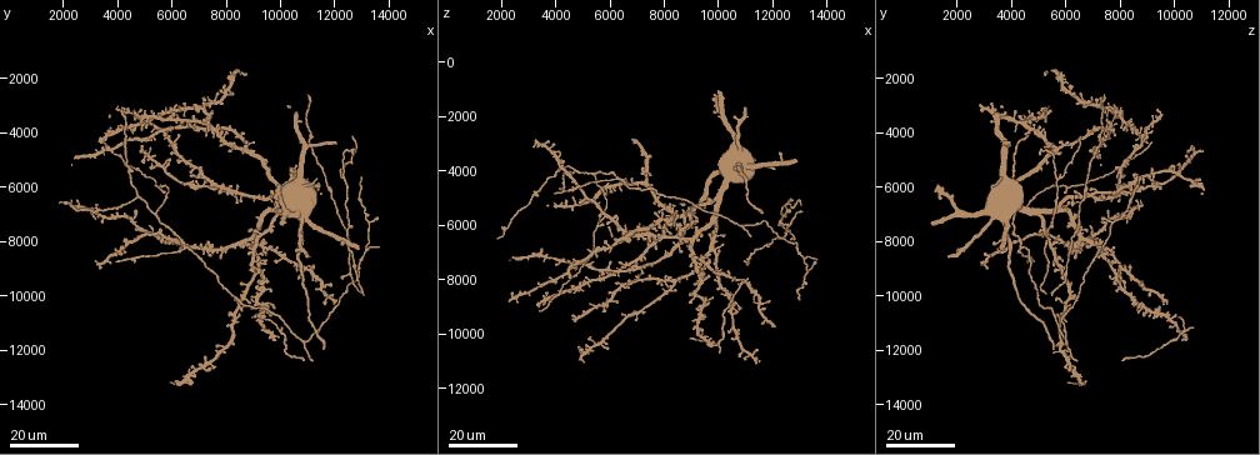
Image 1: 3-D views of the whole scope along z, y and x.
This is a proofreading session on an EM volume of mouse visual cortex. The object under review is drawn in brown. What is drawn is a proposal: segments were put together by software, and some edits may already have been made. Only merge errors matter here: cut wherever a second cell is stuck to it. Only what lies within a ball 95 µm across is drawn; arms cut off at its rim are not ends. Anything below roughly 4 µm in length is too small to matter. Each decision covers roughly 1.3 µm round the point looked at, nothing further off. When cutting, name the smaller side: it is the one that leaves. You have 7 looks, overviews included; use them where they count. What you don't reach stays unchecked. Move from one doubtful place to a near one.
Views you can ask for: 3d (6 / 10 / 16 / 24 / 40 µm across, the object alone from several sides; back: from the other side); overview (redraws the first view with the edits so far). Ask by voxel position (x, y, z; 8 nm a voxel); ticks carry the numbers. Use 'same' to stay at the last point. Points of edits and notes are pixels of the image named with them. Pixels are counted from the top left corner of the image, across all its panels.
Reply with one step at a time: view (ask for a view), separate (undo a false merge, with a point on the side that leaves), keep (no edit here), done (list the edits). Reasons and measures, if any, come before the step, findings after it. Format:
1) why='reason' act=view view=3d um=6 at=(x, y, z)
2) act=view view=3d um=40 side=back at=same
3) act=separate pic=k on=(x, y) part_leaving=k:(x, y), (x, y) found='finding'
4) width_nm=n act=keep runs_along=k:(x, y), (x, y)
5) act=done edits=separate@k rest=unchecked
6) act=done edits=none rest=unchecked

act=view view=3d um=16 at=(5600, 6000, 6000)

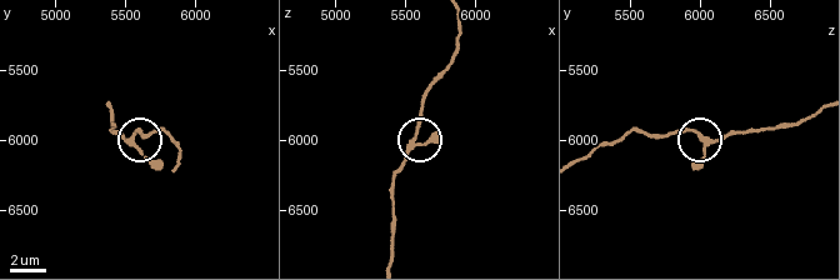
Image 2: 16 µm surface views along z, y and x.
act=view view=3d um=10 at=(5540, 5960, 6000)

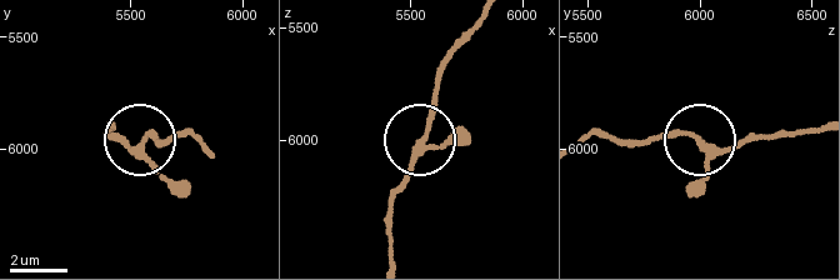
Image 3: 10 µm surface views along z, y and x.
act=keep runs_along=3:(393, 256), (393, 199), (423, 135), (443, 58) found='one cell here'

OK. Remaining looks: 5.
why='calibre changes' act=view view=3d um=24 at=(11100, 4200, 7300)

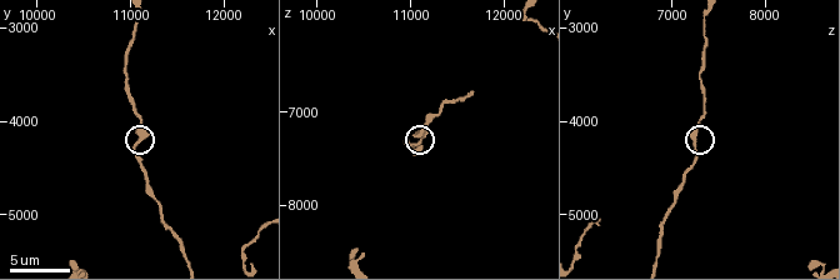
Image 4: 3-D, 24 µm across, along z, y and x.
why='closer look' act=view view=3d um=10 at=(11050, 4300, 7250)

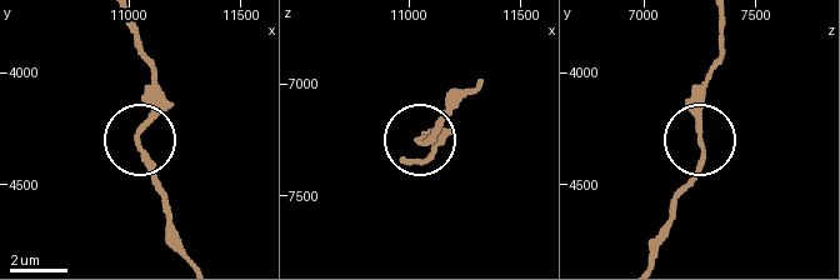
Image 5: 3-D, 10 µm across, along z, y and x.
act=keep runs_along=5:(188, 259), (140, 151), (154, 68) found='continuous, no second cell'

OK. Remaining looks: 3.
why='two arms at a narrow angle' act=view view=3d um=16 at=(12300, 5700, 5800)

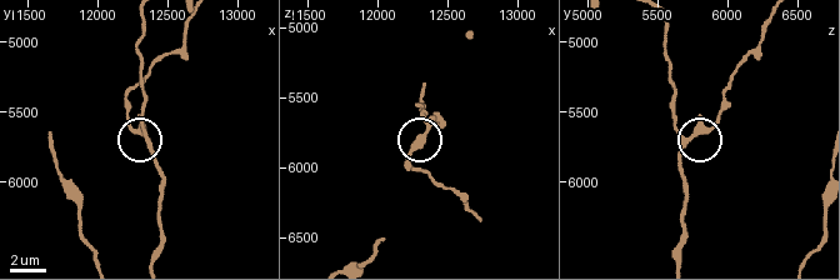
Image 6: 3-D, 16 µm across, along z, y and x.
act=view view=3d um=6 at=(12340, 5700, 5740)

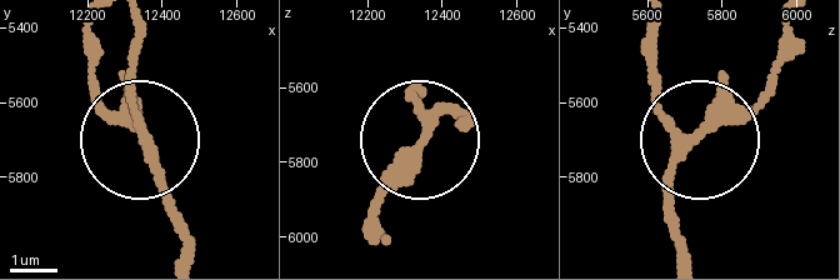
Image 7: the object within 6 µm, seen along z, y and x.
act=view view=3d um=6 side=back at=(12350, 5670, 5720)

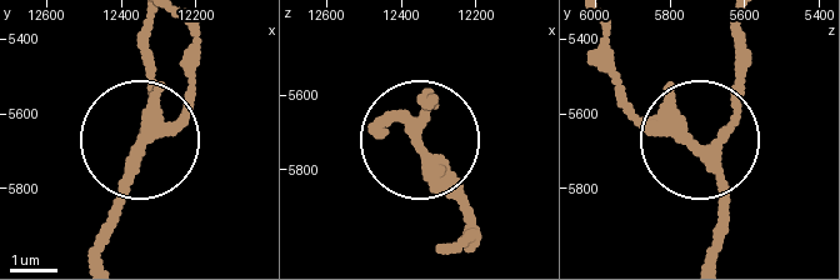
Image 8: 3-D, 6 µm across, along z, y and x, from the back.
act=keep found='one cell here'

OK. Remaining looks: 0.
act=done edits=none rest=unchecked

